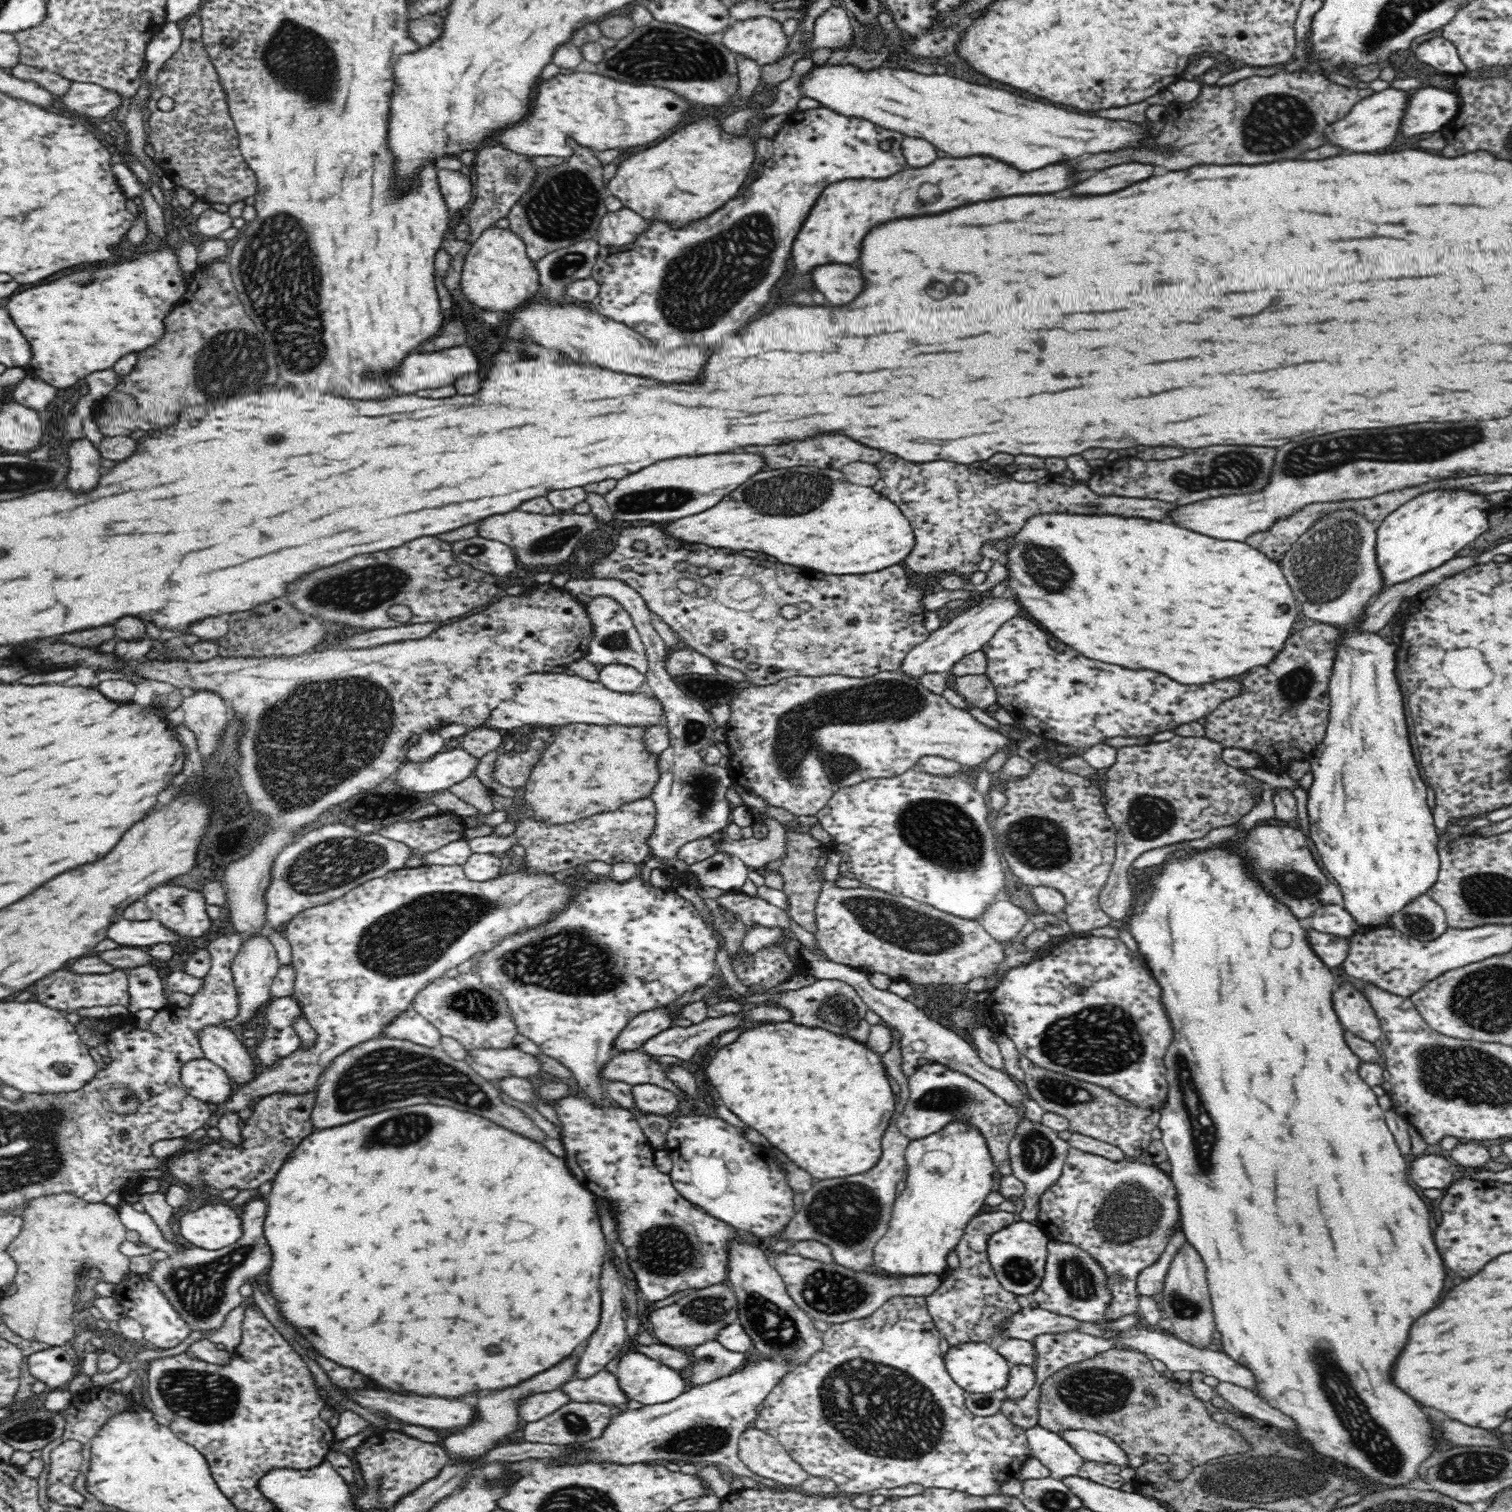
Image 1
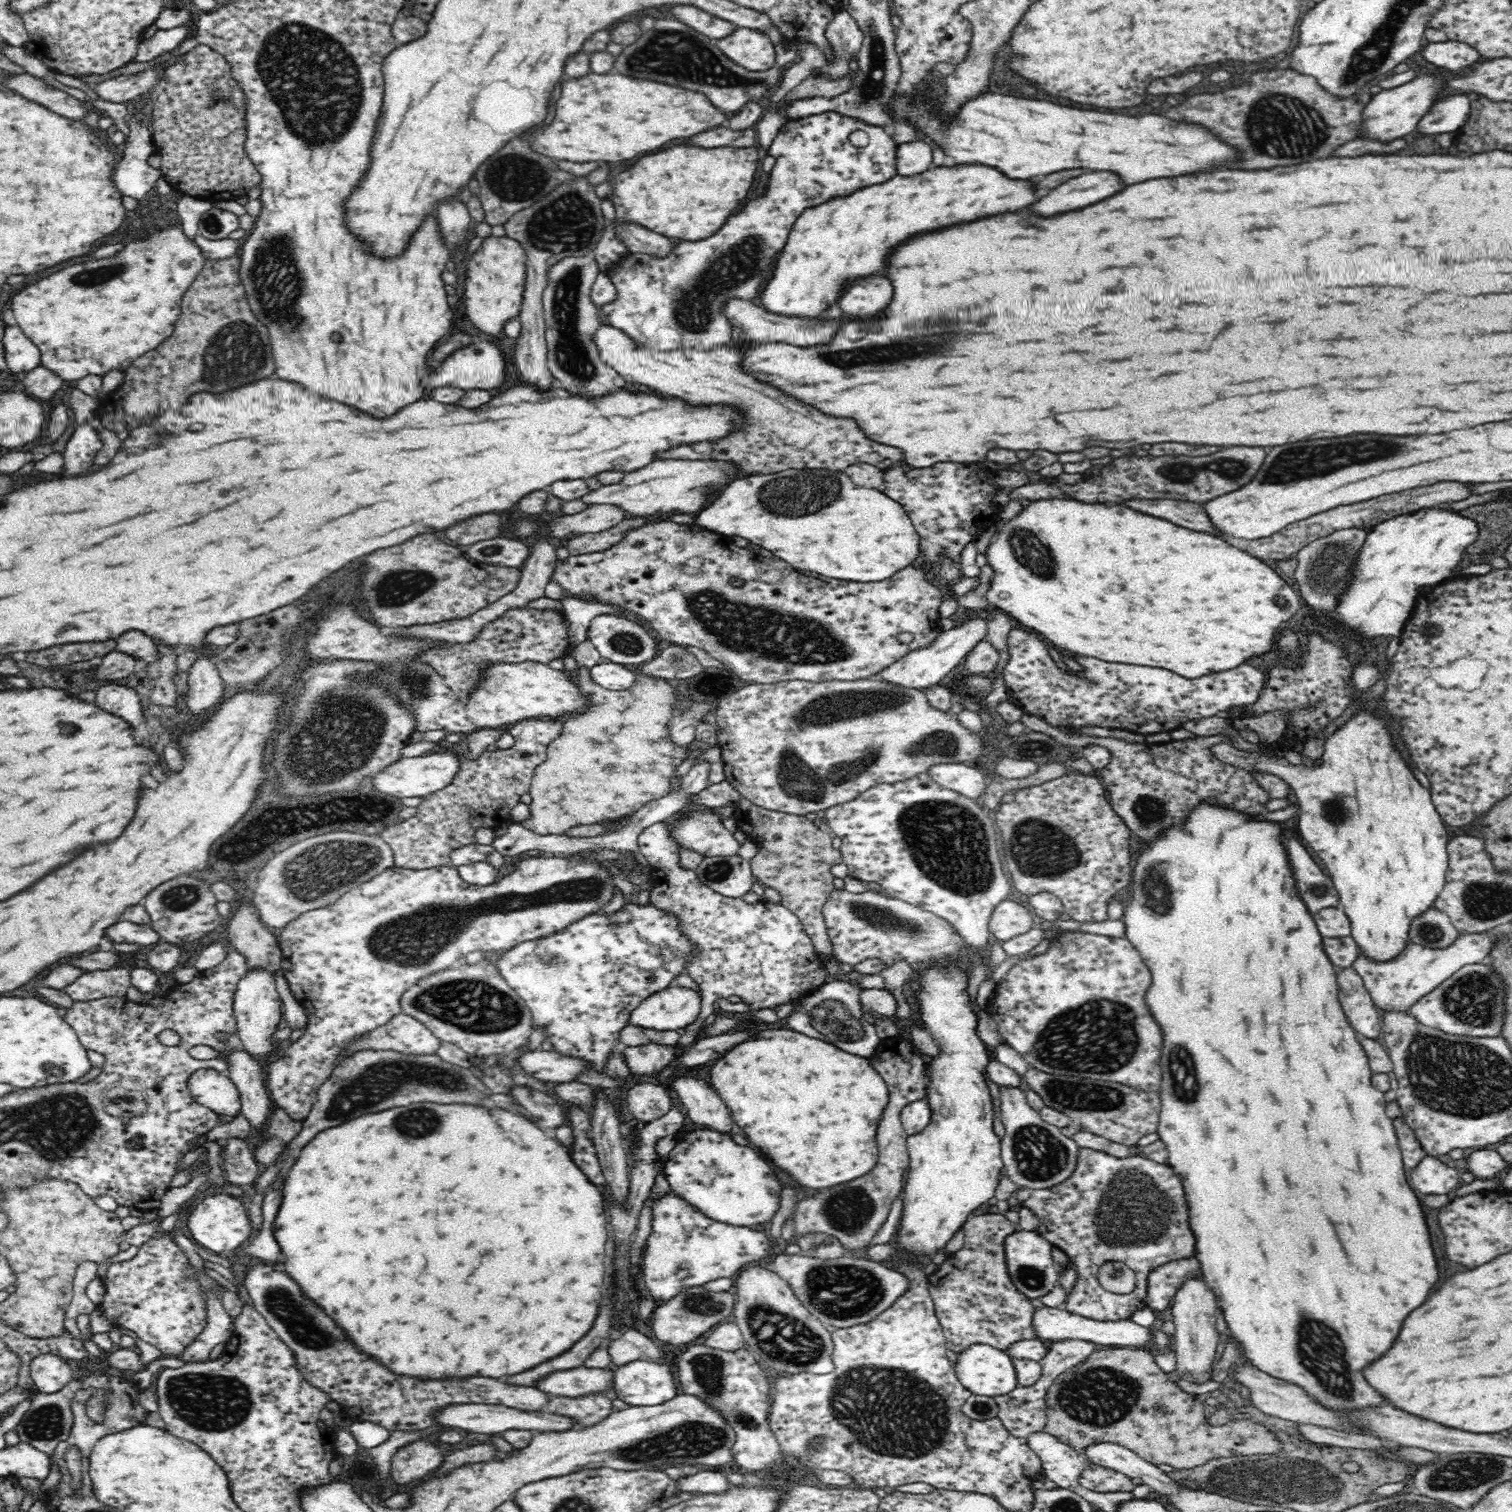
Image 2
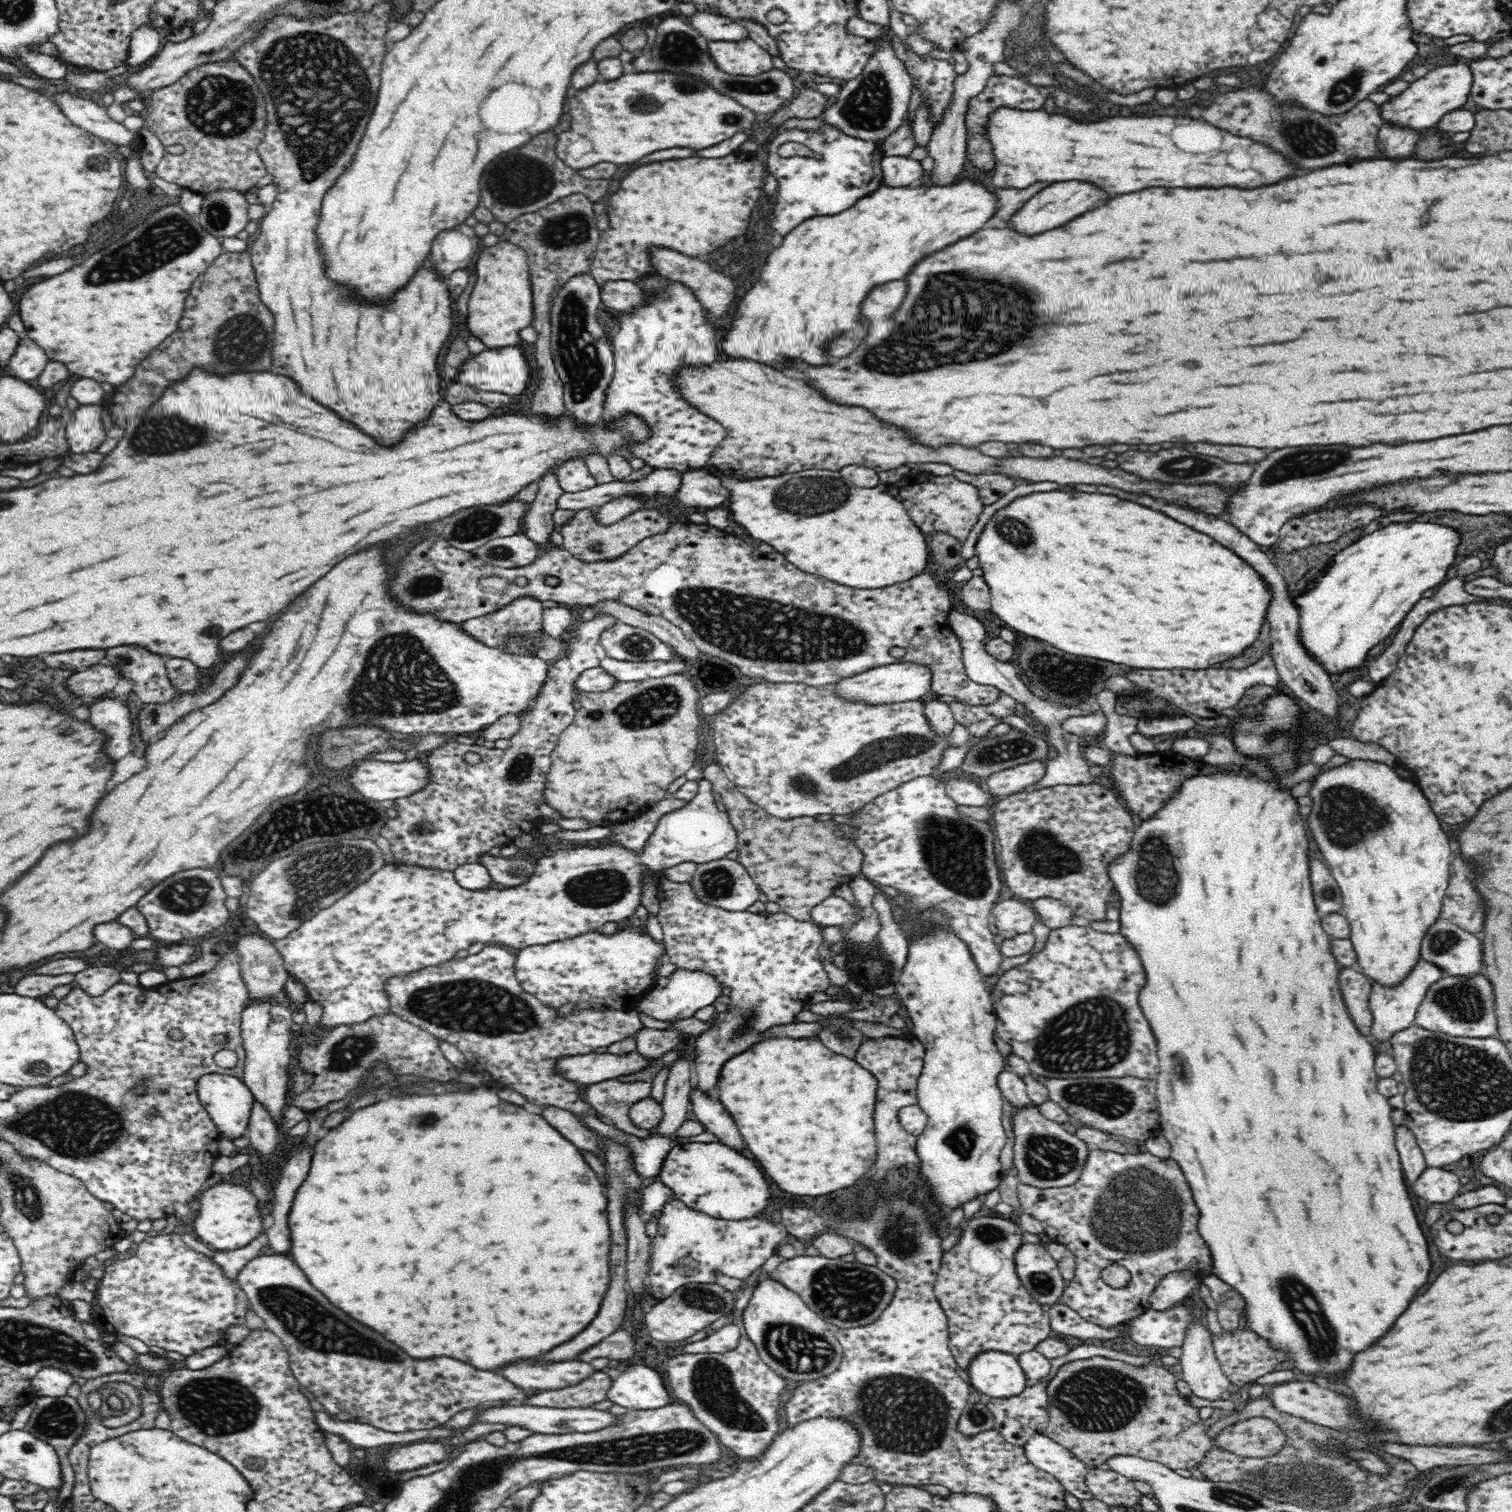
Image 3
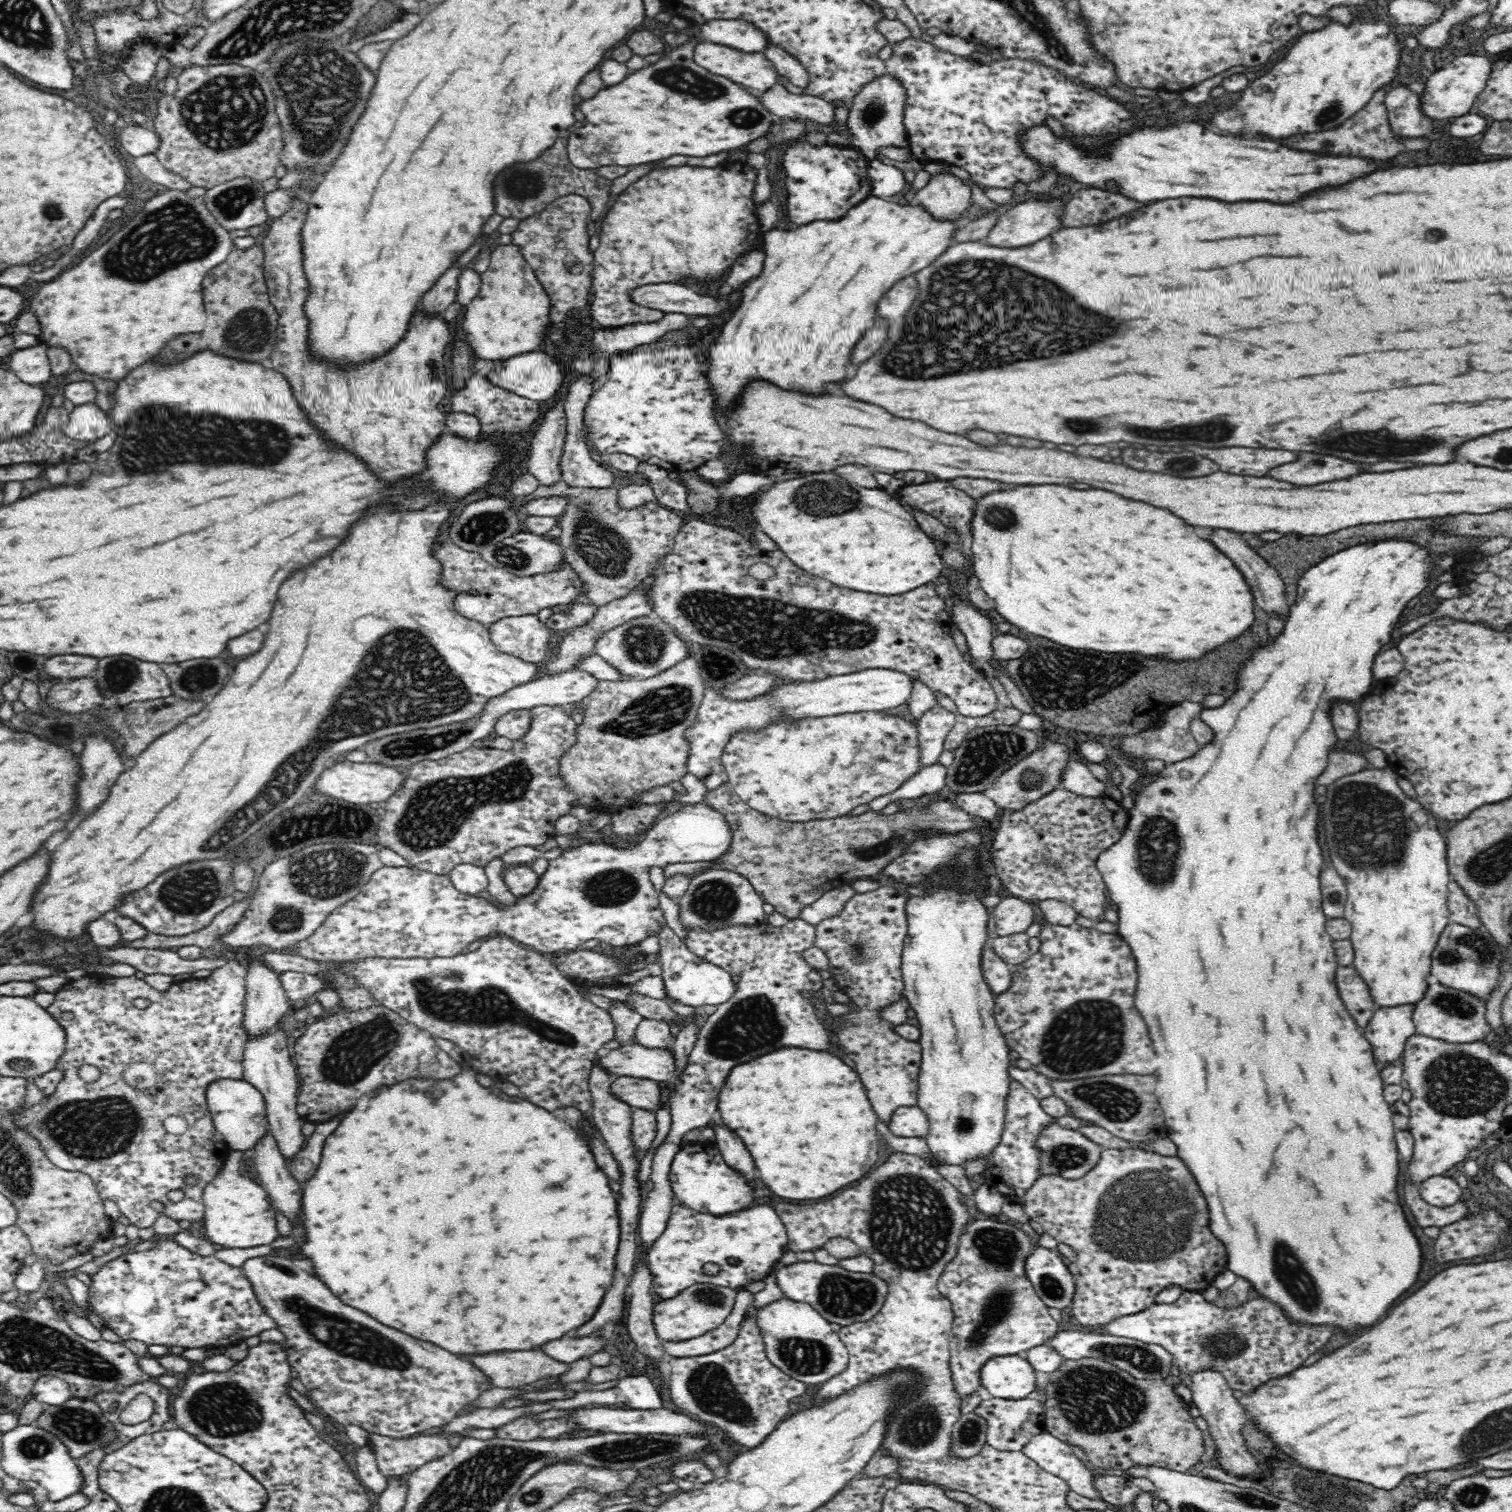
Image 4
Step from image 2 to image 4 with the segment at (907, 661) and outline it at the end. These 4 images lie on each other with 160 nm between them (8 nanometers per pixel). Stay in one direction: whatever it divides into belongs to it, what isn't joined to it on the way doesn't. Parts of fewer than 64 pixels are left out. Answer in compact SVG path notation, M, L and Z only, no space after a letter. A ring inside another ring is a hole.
M870 667L866 670L859 670L855 674L842 674L835 675L832 678L826 678L816 682L785 682L779 683L770 692L765 695L758 695L757 697L741 700L730 701L726 698L722 699L722 695L718 692L718 688L708 688L705 686L706 691L704 698L700 703L698 710L698 722L696 725L692 725L686 732L688 742L691 744L689 748L689 757L687 762L687 771L698 778L706 785L708 791L715 790L718 786L727 782L726 771L724 771L724 765L722 765L722 752L726 742L730 742L730 736L734 732L738 733L742 728L749 728L750 730L760 730L762 726L766 726L769 723L775 722L781 713L784 713L786 717L792 717L794 721L797 719L807 717L826 717L836 714L845 713L858 713L865 711L886 711L889 709L896 709L907 703L910 700L910 694L914 689L914 679L910 675L899 672L892 669L878 669Z

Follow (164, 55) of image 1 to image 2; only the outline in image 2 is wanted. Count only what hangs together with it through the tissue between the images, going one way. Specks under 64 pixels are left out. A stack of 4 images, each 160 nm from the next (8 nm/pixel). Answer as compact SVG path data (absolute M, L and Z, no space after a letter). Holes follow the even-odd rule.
M187 25L172 28L170 30L158 29L146 40L139 44L134 62L148 62L166 52L174 50L176 46L189 37L190 28Z

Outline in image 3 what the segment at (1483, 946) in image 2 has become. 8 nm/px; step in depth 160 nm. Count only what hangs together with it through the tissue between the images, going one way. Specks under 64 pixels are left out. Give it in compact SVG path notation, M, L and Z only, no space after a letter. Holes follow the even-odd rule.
M1418 958L1418 962L1412 966L1412 970L1398 982L1396 986L1383 986L1379 982L1372 980L1370 986L1369 1007L1373 1014L1372 1038L1384 1042L1398 1030L1404 1030L1406 1026L1415 1024L1415 1016L1428 989L1435 982L1446 976L1445 972L1437 965L1428 962L1425 958Z

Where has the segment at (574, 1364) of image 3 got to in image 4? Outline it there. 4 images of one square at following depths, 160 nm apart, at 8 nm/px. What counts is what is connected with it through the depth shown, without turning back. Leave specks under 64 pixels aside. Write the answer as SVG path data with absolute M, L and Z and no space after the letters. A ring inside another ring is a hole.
M518 1350L472 1356L470 1360L500 1388L518 1388L552 1377L560 1377L569 1368L567 1363L550 1358L538 1350Z

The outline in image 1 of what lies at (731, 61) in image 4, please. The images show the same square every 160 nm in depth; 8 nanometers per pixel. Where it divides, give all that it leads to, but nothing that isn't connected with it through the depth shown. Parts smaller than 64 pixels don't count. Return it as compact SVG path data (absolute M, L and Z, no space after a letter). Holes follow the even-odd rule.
M758 17L731 24L722 41L728 50L763 65L772 64L786 55L789 38L782 22L771 17Z

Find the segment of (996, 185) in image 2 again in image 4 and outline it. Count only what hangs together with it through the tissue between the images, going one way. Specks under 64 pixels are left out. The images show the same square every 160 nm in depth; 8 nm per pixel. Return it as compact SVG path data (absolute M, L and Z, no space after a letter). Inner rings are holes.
M871 195L864 201L858 202L856 206L852 206L846 214L838 219L812 221L806 226L800 226L798 230L770 230L764 234L764 248L766 248L766 262L764 262L764 270L754 277L754 280L748 282L748 286L742 290L742 302L738 306L738 310L732 314L729 320L723 325L720 335L716 343L708 350L708 358L706 360L706 373L711 384L711 391L715 397L715 410L717 417L723 419L728 408L732 408L734 398L738 396L740 388L754 378L765 378L770 382L774 382L780 388L786 390L800 390L800 392L810 392L810 394L822 394L826 392L824 384L828 382L840 382L846 378L846 370L844 366L850 360L852 348L857 340L862 338L864 332L872 328L874 324L874 316L876 316L876 306L880 298L890 290L890 287L899 280L926 268L928 264L932 264L940 254L942 254L951 244L954 234L960 230L959 221L962 218L936 218L932 216L923 206L917 203L900 204L896 202L888 202L878 196Z

